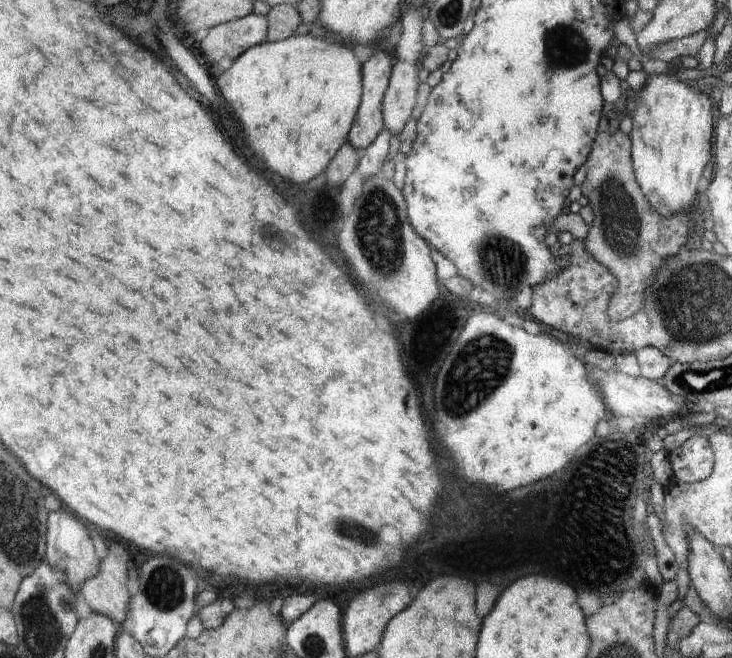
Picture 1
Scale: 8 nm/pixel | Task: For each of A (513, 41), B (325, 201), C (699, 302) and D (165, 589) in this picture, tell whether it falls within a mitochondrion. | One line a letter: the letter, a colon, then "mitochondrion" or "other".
A: other
B: other
C: mitochondrion
D: mitochondrion

